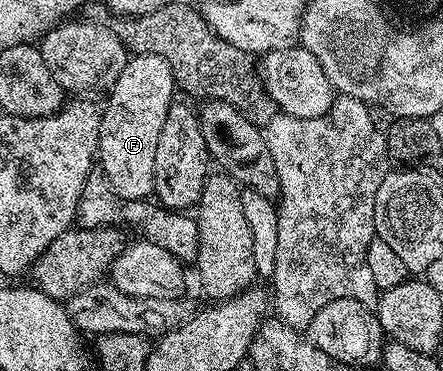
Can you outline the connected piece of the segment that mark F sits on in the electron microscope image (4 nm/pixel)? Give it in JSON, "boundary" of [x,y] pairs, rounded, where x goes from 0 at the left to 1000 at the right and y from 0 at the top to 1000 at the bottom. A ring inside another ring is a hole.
{"boundary":[[[314,140],[284,164],[280,189],[246,240],[248,272],[230,291],[219,439],[244,491],[275,520],[278,539],[327,539],[348,512],[352,383],[370,318],[395,278],[397,218],[388,178],[341,140]]]}

